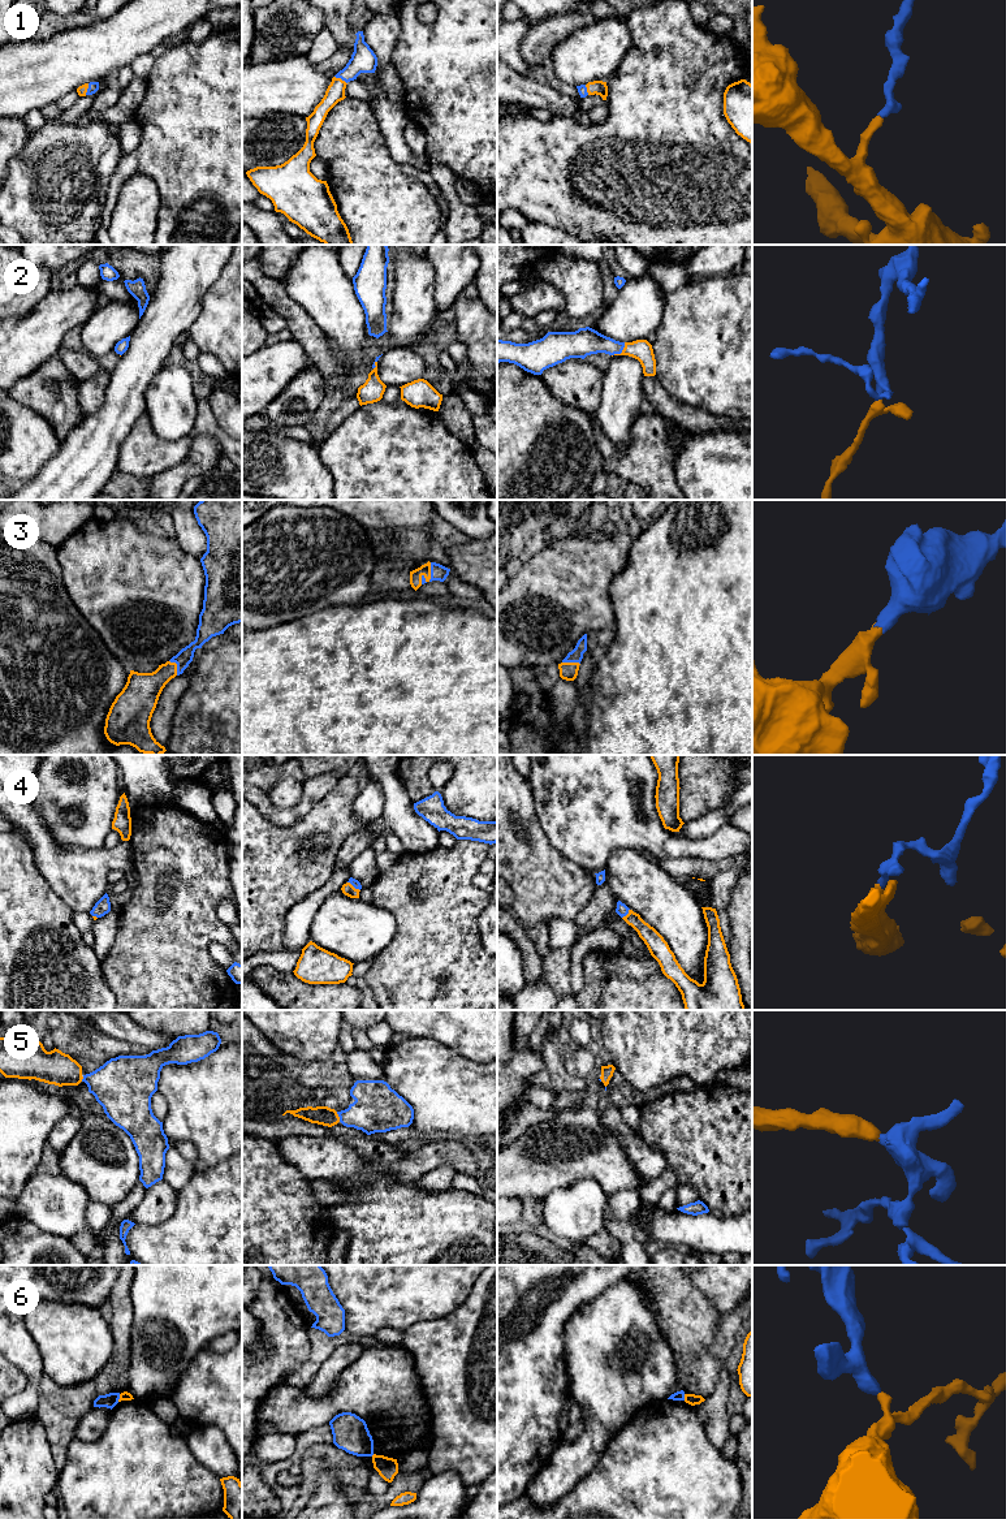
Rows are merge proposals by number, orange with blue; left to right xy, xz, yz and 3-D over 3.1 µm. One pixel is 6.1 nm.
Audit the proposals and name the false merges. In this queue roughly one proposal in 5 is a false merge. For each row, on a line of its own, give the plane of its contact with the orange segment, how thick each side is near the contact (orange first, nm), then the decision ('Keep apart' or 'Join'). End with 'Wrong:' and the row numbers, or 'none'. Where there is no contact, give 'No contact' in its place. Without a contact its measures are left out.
1: Touches orange in xz. Thickness 120 nm (orange) against 160 nm. Join
2: Touches orange in yz. Thickness 130 nm (orange) against 170 nm. Join
3: Touches orange in xz. Thickness 80 nm (orange) against 100 nm. Join
4: Touches orange in yz. Thickness 120 nm (orange) against 80 nm. Join
5: Touches orange in xz. Thickness 120 nm (orange) against 300 nm. Join
6: Touches orange in xy. Thickness 60 nm (orange) against 90 nm. Keep apart
Wrong: 6

